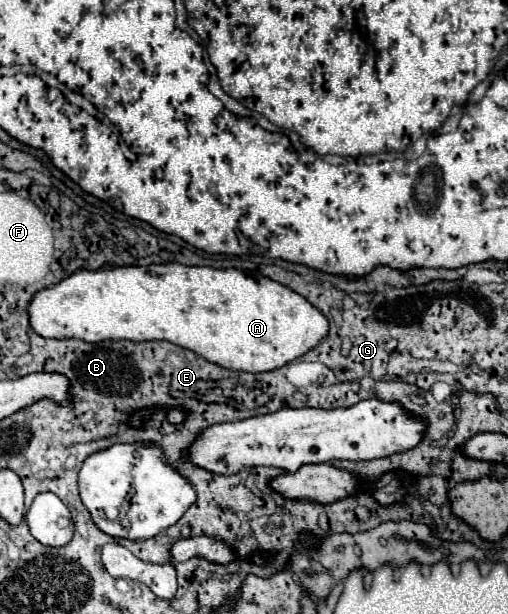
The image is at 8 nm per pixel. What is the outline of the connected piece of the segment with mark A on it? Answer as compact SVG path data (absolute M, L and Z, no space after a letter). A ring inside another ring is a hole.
M181 263L77 271L61 283L39 291L33 297L29 305L29 321L35 333L53 339L77 337L87 343L101 343L107 339L165 339L169 343L191 349L193 353L219 367L247 373L279 369L317 347L329 333L329 321L319 309L315 309L299 293L271 281L269 277L253 275L241 269L185 267Z

